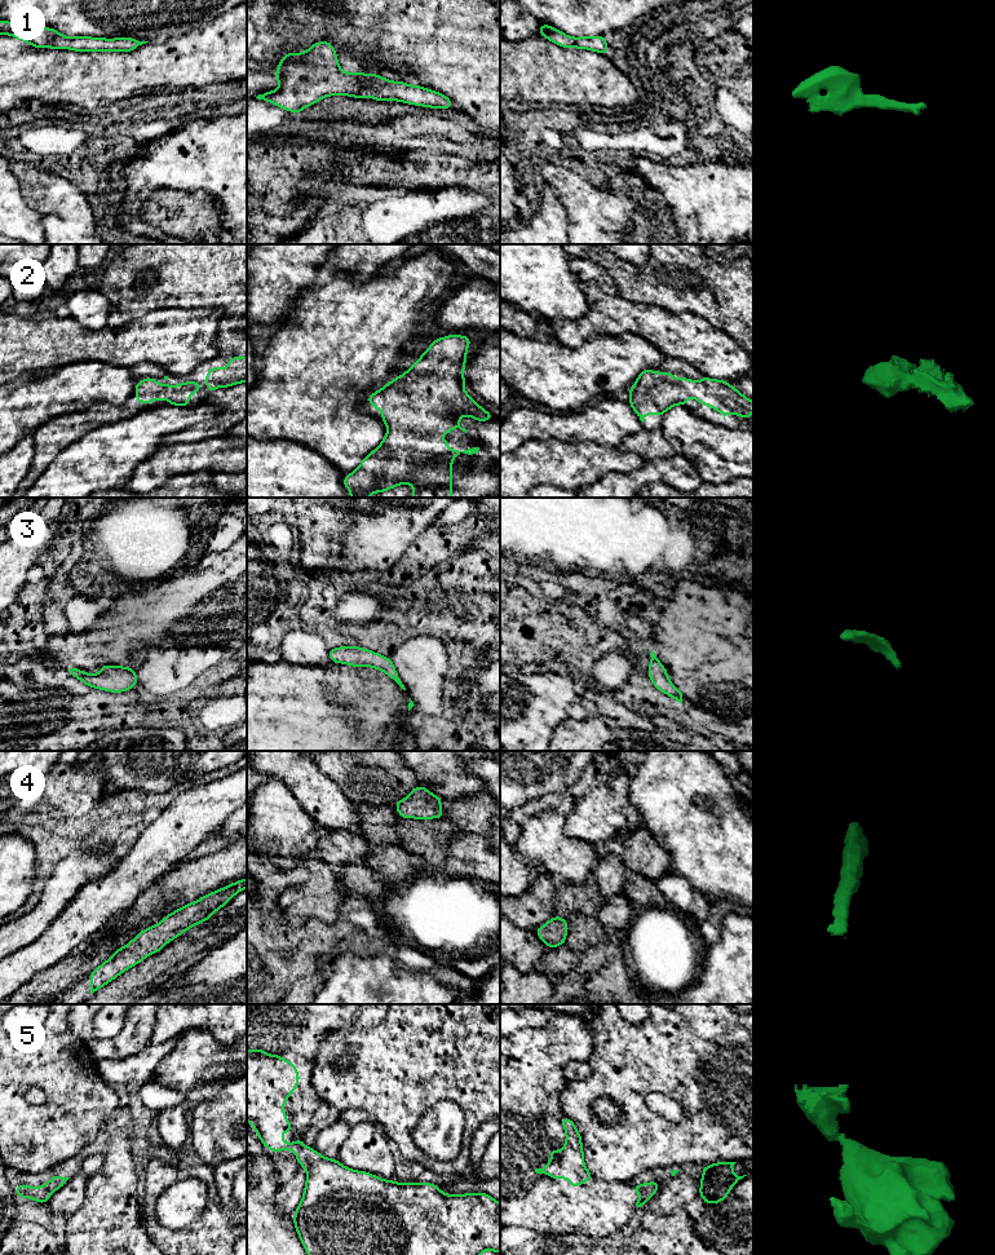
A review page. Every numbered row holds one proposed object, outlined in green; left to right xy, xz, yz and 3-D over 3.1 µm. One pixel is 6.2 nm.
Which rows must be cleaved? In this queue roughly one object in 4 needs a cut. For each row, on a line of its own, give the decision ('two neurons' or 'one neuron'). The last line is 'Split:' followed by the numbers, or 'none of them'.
1: one neuron
2: one neuron
3: one neuron
4: one neuron
5: one neuron
Split: none of them

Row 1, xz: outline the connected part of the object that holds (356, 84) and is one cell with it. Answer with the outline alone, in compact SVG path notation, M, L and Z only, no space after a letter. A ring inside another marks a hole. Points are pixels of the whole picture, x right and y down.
M328 41L315 43L304 53L284 54L275 74L280 87L256 98L296 115L327 96L370 97L433 109L454 107L448 97L420 85L392 81L375 74L344 72Z

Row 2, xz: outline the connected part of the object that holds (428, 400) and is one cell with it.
M448 335L435 339L411 368L367 397L367 402L382 412L381 420L385 423L388 432L382 442L361 461L359 467L345 476L342 483L350 490L350 498L370 498L373 492L384 492L403 483L412 485L412 498L452 498L454 458L459 454L472 456L478 452L479 447L450 450L448 439L439 439L438 437L455 428L466 433L466 429L459 424L459 419L463 416L470 416L476 421L495 417L464 390L464 367L469 345L469 336Z

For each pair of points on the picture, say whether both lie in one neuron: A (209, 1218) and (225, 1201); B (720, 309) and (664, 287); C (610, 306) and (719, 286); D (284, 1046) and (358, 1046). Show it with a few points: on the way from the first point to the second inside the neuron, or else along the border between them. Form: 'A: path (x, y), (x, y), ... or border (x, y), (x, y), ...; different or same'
A: border (220, 1207), (233, 1224); different
B: path (706, 295), (702, 291), (679, 287); same
C: border (618, 294), (633, 301), (650, 303), (664, 309); different
D: border (366, 1026), (349, 1025), (332, 1030), (323, 1041); different

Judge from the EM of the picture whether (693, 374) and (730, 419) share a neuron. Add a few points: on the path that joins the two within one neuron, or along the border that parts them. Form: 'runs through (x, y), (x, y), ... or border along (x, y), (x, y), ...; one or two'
runs through (697, 385), (719, 407); one

